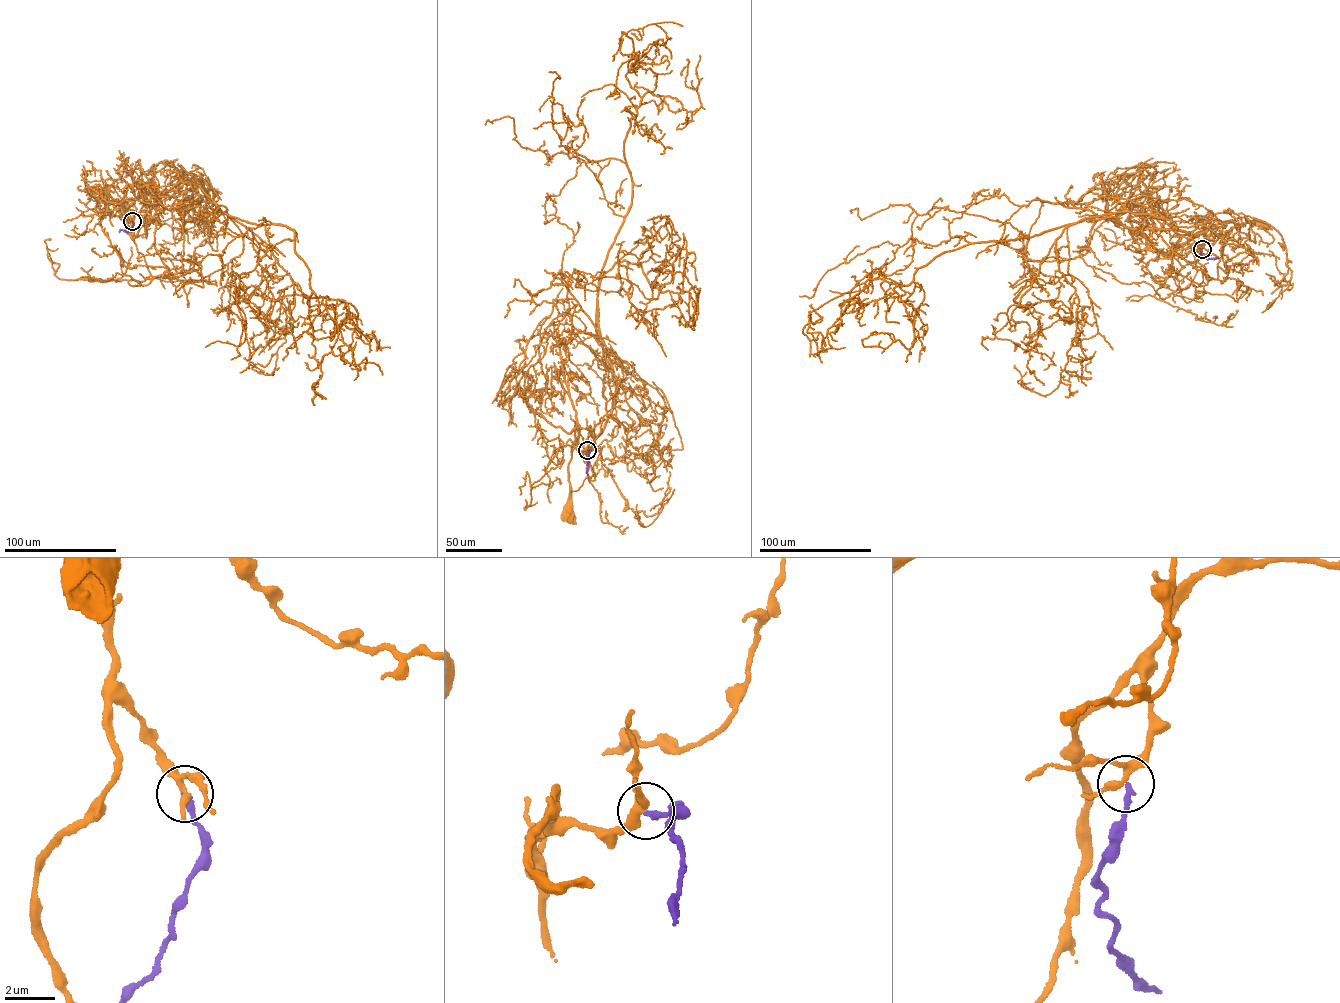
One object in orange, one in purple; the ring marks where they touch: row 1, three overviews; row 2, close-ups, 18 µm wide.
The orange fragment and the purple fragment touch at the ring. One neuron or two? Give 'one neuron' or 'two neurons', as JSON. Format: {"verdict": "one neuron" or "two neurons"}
{"verdict": "one neuron"}

